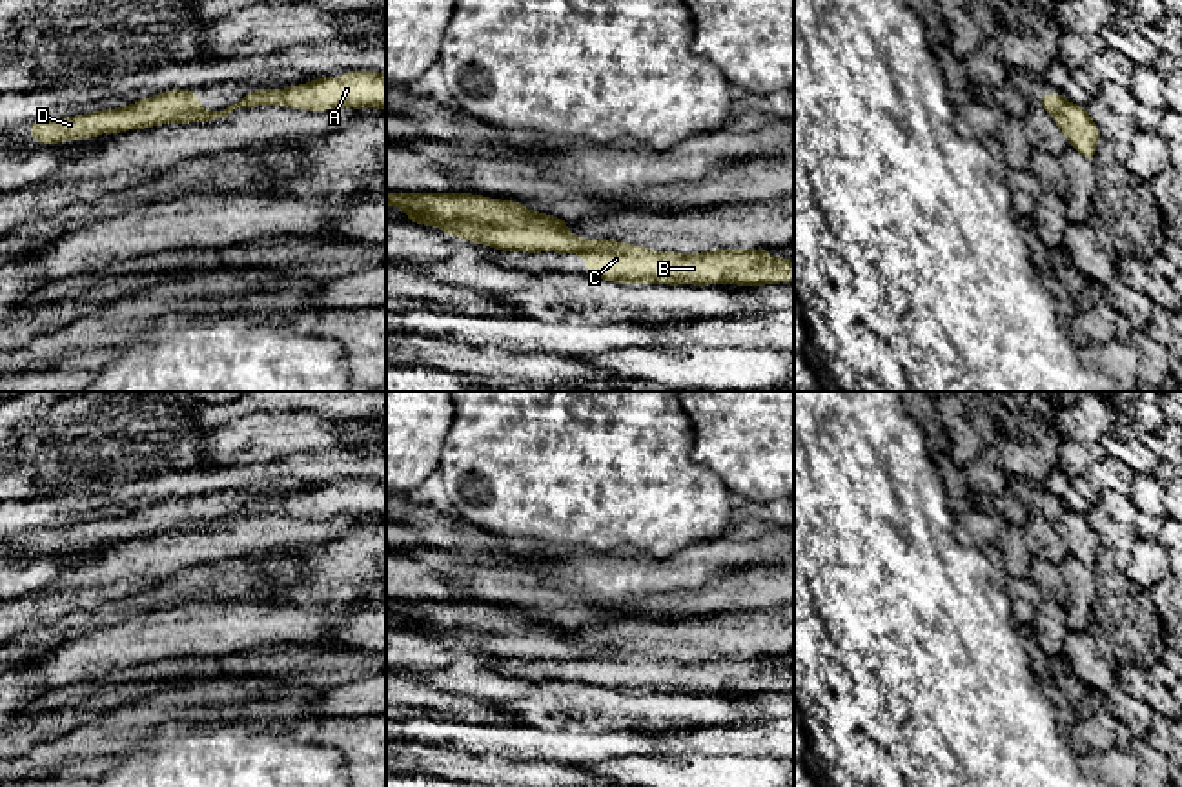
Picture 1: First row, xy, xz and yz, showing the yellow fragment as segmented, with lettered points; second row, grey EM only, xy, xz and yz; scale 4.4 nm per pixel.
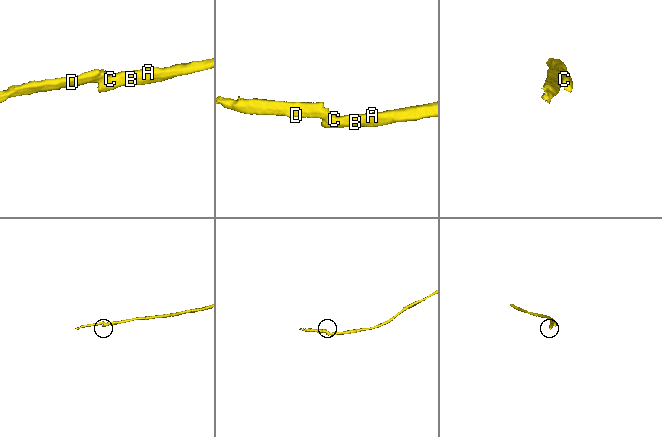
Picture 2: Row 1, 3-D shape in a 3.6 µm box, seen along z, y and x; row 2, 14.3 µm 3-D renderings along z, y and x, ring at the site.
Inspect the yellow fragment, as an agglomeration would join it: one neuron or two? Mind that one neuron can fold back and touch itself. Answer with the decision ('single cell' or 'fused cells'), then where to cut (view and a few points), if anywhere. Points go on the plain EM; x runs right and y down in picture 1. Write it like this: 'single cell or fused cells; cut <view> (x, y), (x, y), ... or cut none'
fused cells; cut xy (210, 520), (177, 523), (170, 529)

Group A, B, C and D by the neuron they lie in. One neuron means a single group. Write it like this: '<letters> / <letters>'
A B C / D

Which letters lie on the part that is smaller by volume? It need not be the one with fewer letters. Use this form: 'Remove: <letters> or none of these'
Remove: D

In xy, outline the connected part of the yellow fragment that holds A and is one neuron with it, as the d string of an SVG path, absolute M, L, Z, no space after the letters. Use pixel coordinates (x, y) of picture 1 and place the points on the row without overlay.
M348 479L341 485L315 486L308 492L284 497L255 497L224 519L193 521L177 525L171 530L178 534L188 530L211 530L228 525L237 516L255 514L286 514L310 519L328 519L344 514L352 517L379 516L386 519L386 481Z

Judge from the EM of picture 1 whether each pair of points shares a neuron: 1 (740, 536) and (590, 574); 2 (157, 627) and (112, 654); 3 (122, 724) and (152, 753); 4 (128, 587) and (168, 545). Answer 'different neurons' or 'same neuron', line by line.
1: same neuron
2: same neuron
3: different neurons
4: different neurons

